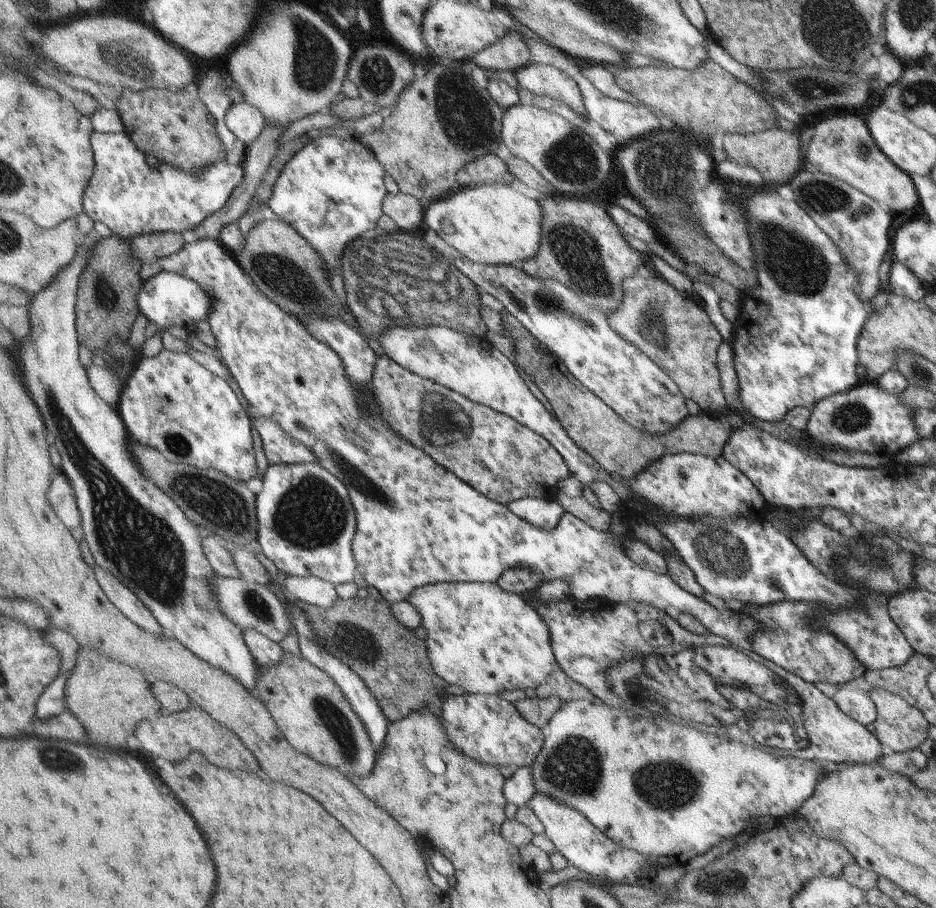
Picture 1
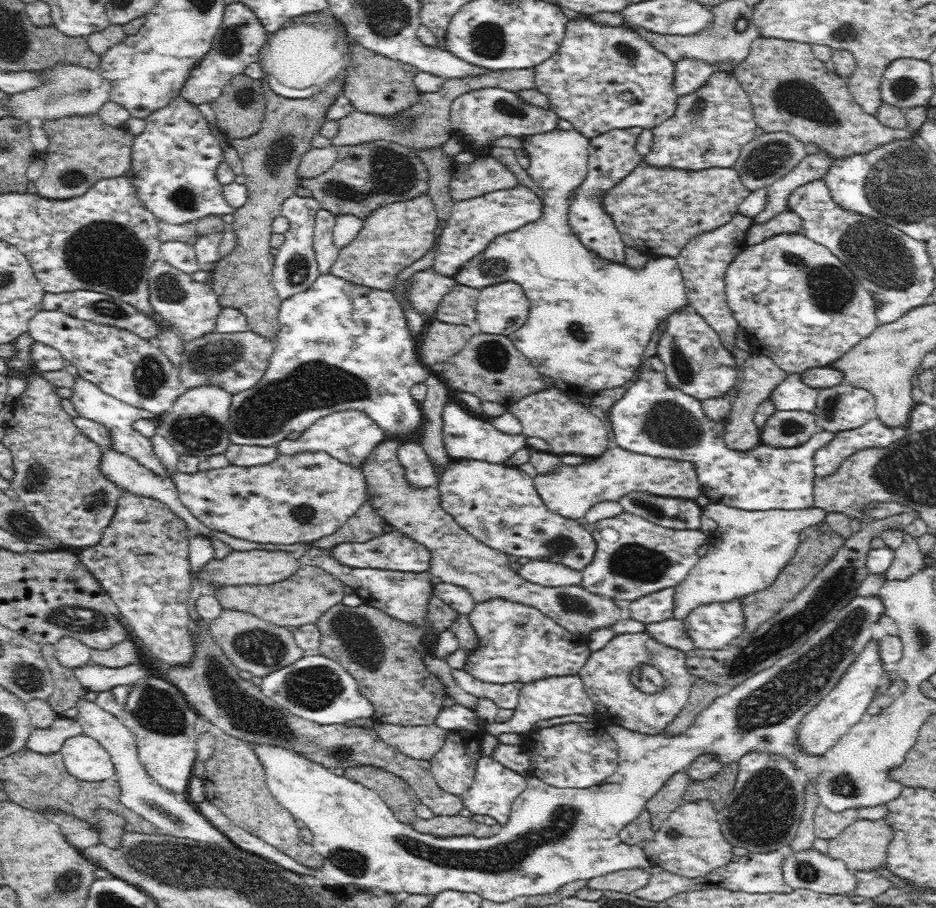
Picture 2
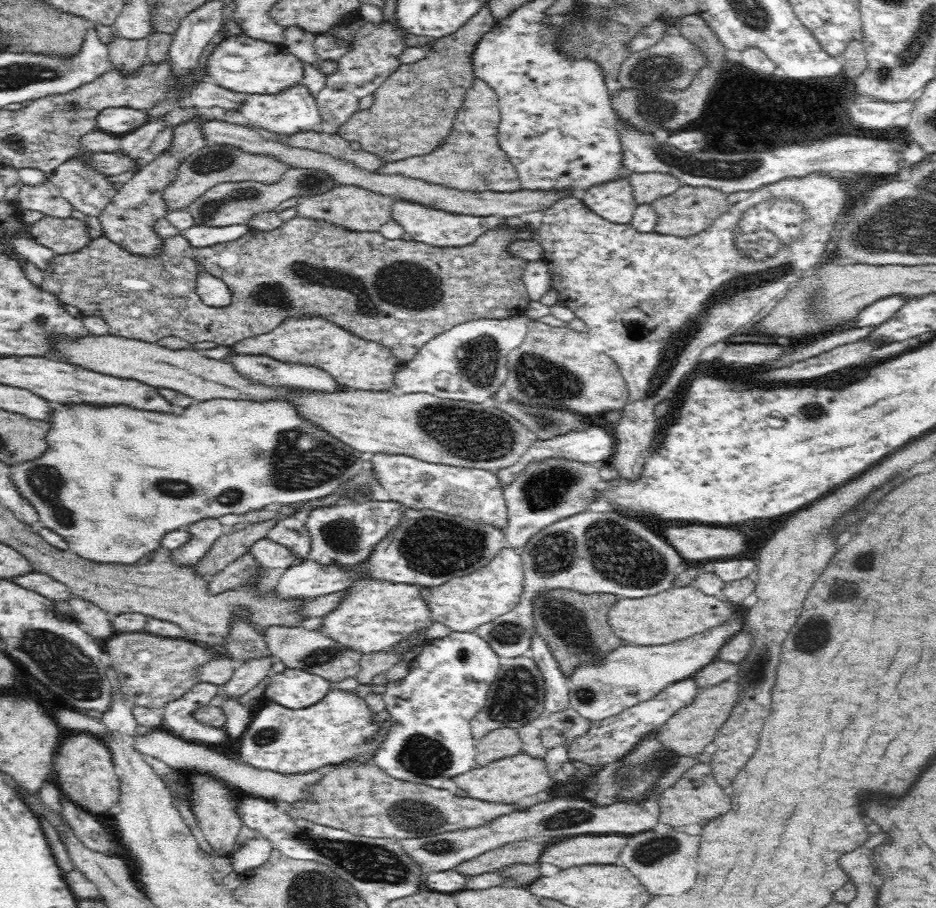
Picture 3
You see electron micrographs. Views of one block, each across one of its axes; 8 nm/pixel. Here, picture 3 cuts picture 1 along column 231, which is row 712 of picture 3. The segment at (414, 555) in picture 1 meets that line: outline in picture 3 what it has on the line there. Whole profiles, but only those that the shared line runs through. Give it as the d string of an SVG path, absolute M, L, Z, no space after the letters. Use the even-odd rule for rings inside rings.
M332 689L326 694L326 698L306 709L288 709L266 699L260 704L252 712L248 726L240 736L240 749L234 753L236 763L246 763L260 770L280 774L309 773L319 769L325 770L342 762L371 763L372 754L382 742L382 736L378 734L380 722L377 723L371 718L374 714L370 707L353 692Z

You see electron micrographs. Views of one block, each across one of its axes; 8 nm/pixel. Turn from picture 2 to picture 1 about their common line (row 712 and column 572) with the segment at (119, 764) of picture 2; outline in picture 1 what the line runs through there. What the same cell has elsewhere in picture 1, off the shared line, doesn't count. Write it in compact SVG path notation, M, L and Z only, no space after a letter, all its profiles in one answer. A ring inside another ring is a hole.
M533 62L517 69L513 74L518 84L531 93L555 99L573 109L582 119L579 124L591 121L584 108L579 87L568 74L558 68Z

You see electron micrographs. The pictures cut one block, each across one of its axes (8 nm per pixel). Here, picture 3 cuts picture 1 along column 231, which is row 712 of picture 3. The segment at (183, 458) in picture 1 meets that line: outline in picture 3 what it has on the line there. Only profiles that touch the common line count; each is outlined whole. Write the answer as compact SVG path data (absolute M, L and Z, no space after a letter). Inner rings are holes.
M452 632L450 636L426 641L424 646L420 648L420 652L414 656L414 664L409 666L409 672L406 674L404 680L398 680L398 682L388 681L386 683L386 692L381 694L381 698L384 702L384 709L386 708L386 712L390 714L390 720L392 720L394 724L390 725L386 735L382 736L382 742L378 744L376 752L372 754L371 762L378 765L386 774L389 774L398 780L433 786L437 789L444 788L444 780L450 780L450 778L456 776L456 774L464 774L464 772L476 768L478 766L475 761L475 756L477 754L475 744L477 740L472 736L470 720L472 720L472 717L485 703L486 696L491 689L491 683L495 680L496 675L498 674L498 668L500 668L501 661L502 658L498 657L498 655L494 653L494 650L490 649L488 643L474 633Z

